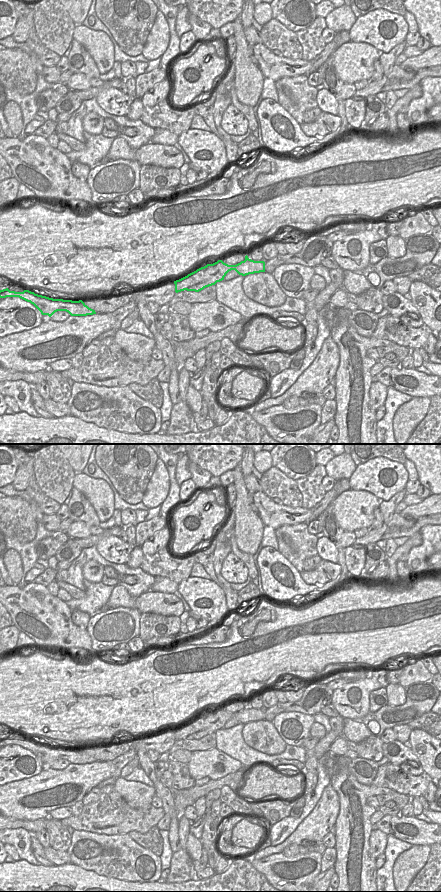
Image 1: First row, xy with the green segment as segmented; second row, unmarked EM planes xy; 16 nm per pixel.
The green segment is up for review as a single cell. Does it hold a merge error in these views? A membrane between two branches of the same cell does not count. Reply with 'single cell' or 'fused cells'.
fused cells

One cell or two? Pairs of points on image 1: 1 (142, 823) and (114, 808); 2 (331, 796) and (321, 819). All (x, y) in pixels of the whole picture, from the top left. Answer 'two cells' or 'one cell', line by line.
1: one cell
2: one cell

